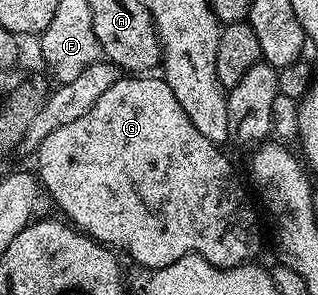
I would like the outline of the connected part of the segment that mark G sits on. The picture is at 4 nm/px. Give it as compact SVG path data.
M119 76L84 116L48 132L36 151L42 161L36 174L45 193L50 193L51 200L82 233L126 253L132 261L147 266L147 271L176 264L186 254L198 254L223 270L247 265L257 259L262 246L259 211L246 199L247 187L238 183L233 164L222 155L223 147L208 140L188 120L165 78L150 77L154 76Z

